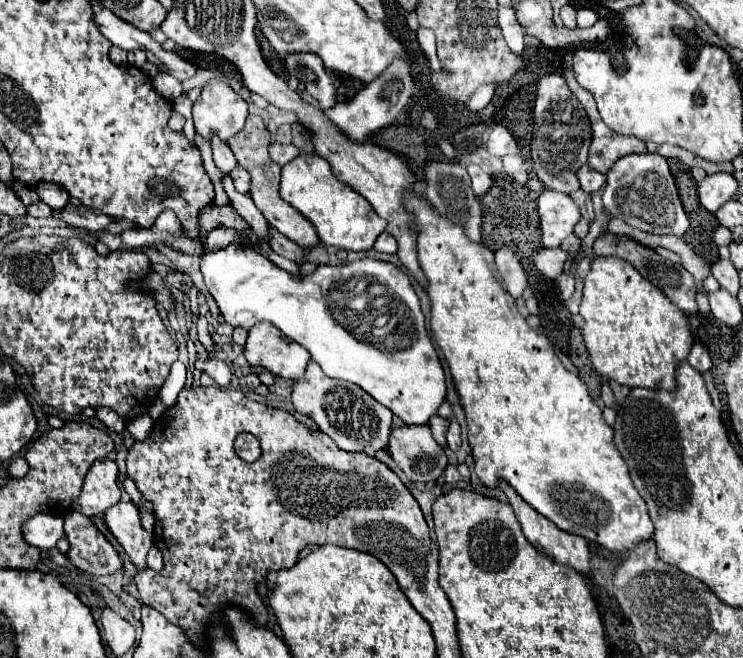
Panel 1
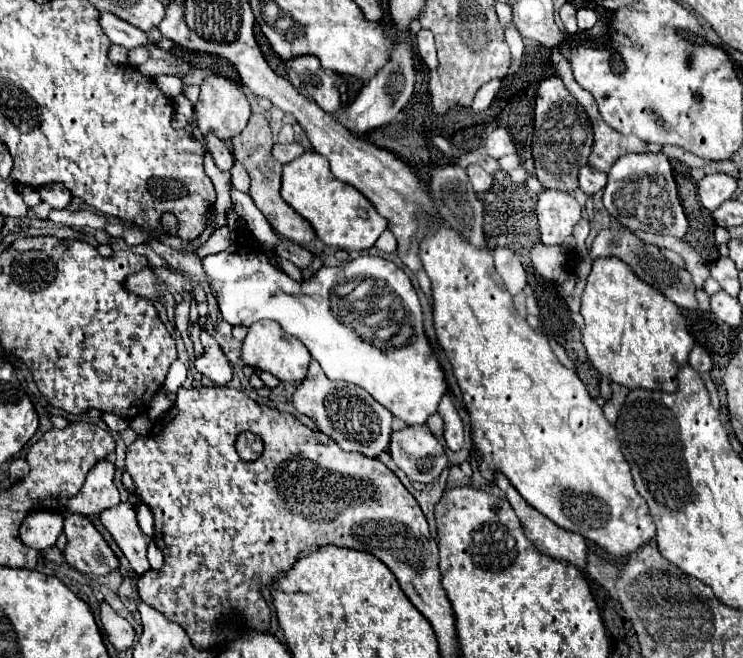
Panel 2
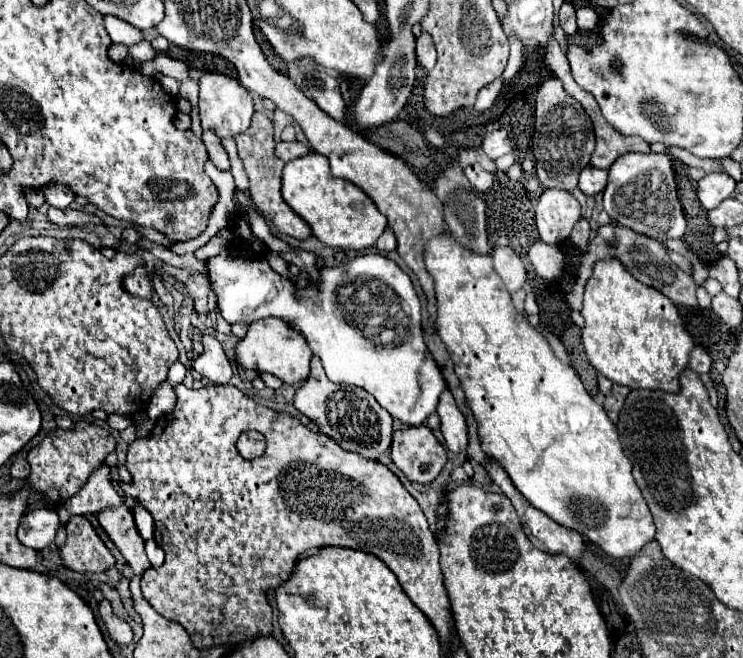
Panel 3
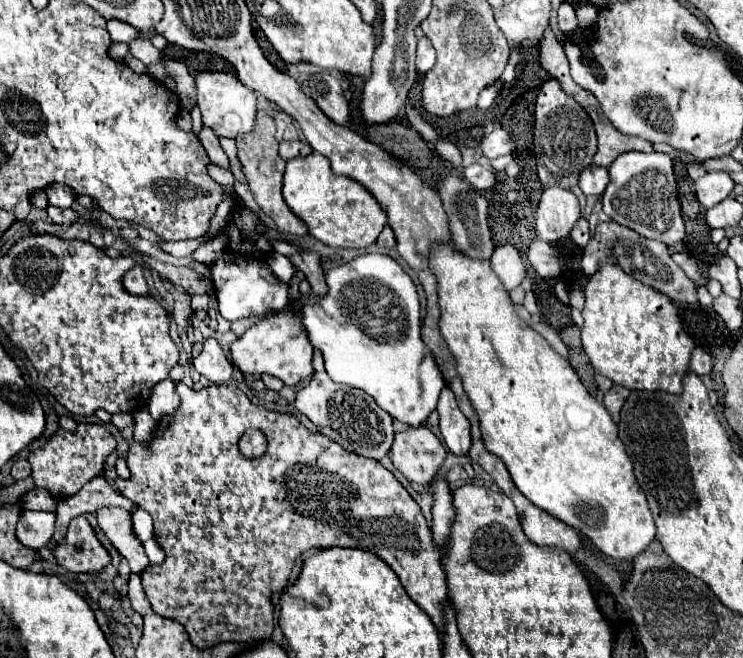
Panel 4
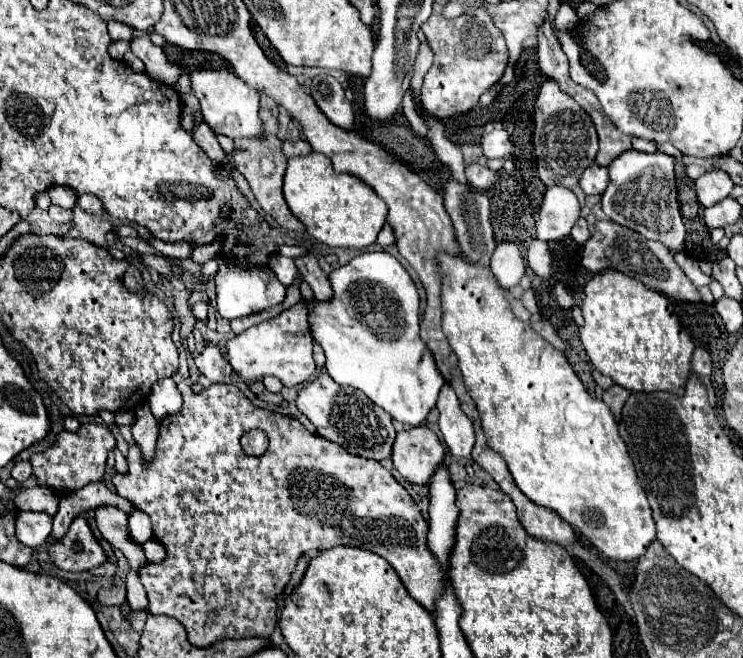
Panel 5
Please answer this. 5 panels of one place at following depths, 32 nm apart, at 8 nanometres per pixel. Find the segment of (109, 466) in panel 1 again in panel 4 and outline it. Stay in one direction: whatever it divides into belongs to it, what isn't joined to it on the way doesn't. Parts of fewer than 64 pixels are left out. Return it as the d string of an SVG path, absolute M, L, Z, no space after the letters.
M104 474L94 476L86 486L82 486L80 492L74 496L62 500L56 508L56 516L80 516L86 513L94 513L98 508L106 506L120 506L128 512L136 510L136 504L128 498L124 498L120 492L116 492Z

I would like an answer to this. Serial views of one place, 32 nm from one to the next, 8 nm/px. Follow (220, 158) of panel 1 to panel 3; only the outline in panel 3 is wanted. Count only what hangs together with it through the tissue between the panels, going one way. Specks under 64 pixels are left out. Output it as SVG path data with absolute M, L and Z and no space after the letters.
M206 130L206 132L202 134L202 140L204 140L204 146L206 146L206 150L208 150L208 156L210 156L210 160L216 164L216 168L220 168L220 170L230 170L230 158L228 158L228 152L224 150L220 138L218 138L214 132Z

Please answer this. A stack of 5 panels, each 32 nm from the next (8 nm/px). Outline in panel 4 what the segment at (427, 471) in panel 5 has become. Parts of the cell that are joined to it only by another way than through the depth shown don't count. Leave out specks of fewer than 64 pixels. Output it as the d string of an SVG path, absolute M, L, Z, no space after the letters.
M418 426L394 434L390 458L410 482L430 484L446 460L446 448L428 426Z

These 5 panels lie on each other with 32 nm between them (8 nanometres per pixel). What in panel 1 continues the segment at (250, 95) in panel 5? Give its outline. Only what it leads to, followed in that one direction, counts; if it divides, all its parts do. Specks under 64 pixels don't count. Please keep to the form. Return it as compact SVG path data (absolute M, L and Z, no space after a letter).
M212 80L202 88L200 98L192 106L194 130L206 142L218 134L220 140L228 140L242 130L248 118L248 104L224 82Z

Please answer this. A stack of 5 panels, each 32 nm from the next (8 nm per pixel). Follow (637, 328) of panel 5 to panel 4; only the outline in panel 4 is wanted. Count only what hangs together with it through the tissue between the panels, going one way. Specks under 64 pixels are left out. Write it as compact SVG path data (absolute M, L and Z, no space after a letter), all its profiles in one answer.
M602 264L596 270L596 274L588 278L584 286L584 300L586 304L582 310L582 346L596 372L604 374L614 384L620 384L628 390L664 390L670 394L682 392L682 376L688 370L694 340L682 328L678 310L668 296L658 294L652 288L646 288L642 282L622 272L622 268L618 268L616 264Z

